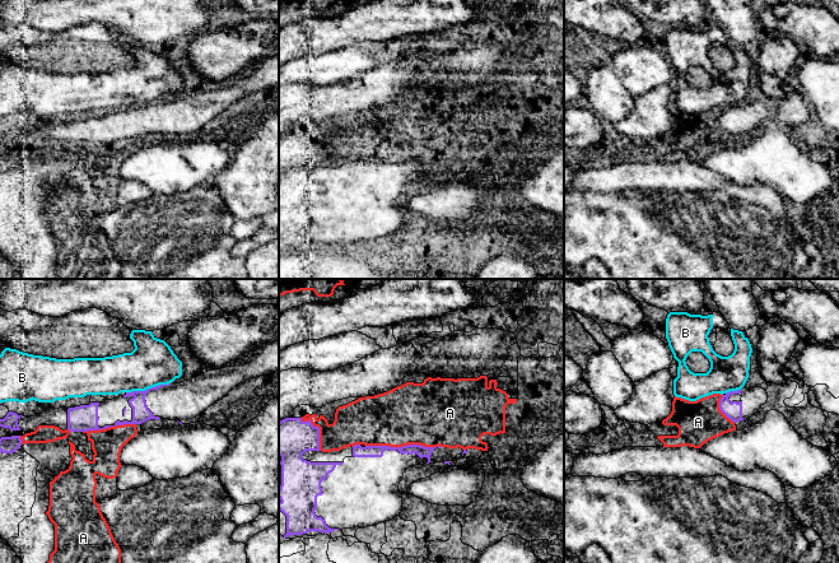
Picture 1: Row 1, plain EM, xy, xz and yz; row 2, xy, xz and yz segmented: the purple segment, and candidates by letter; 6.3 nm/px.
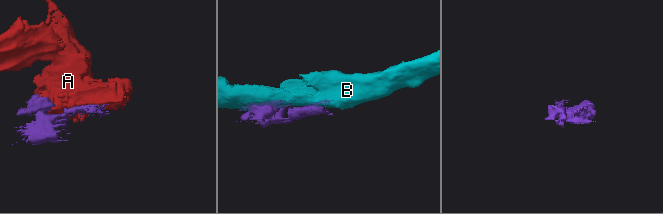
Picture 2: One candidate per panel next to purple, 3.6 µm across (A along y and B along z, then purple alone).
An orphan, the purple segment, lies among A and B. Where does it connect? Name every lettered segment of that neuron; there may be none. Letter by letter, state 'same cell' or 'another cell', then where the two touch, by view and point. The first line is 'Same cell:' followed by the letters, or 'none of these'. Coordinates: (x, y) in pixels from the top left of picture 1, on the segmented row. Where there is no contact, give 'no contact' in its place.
Same cell: none of these
A: another cell; contact xz (404, 446)
B: another cell; contact xy (148, 389)

